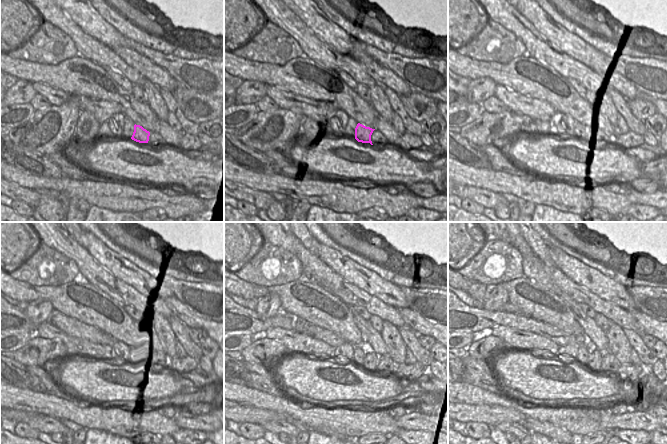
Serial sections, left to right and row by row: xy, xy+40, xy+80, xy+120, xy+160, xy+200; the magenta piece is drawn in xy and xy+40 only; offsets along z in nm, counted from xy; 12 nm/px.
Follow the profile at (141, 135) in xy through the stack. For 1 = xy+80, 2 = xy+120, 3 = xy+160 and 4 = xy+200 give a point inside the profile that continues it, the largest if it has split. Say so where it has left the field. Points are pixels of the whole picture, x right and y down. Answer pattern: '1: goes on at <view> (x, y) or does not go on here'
1: goes on at xy+80 (590, 135)
2: goes on at xy+120 (145, 362)
3: goes on at xy+160 (370, 362)
4: goes on at xy+200 (595, 358)

